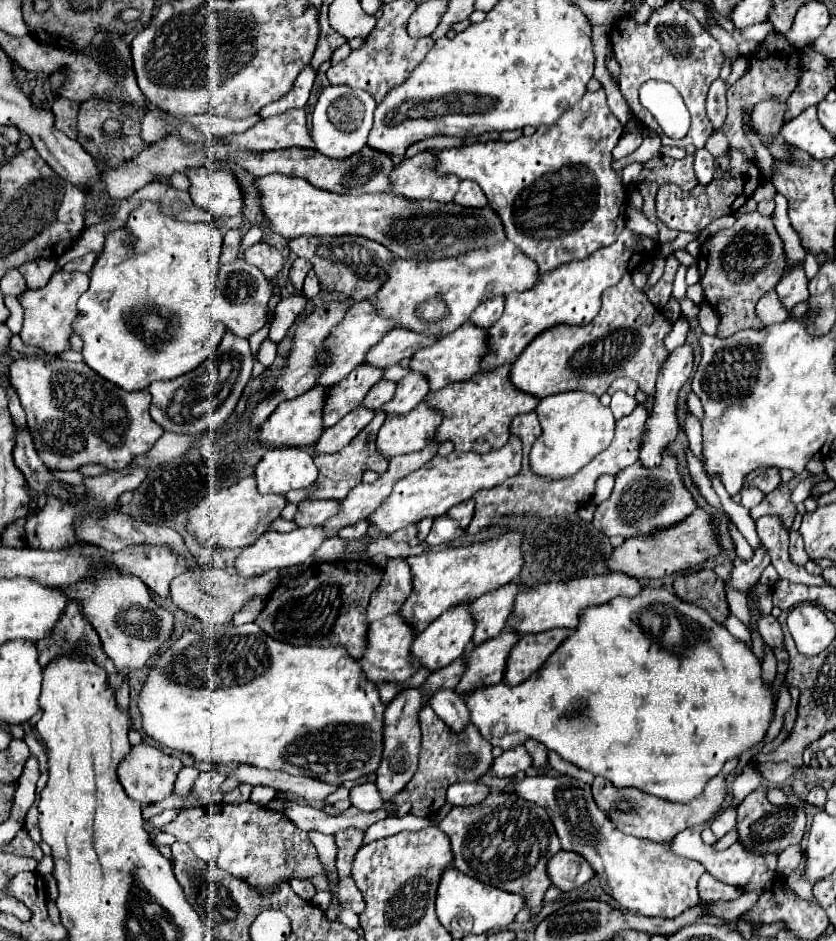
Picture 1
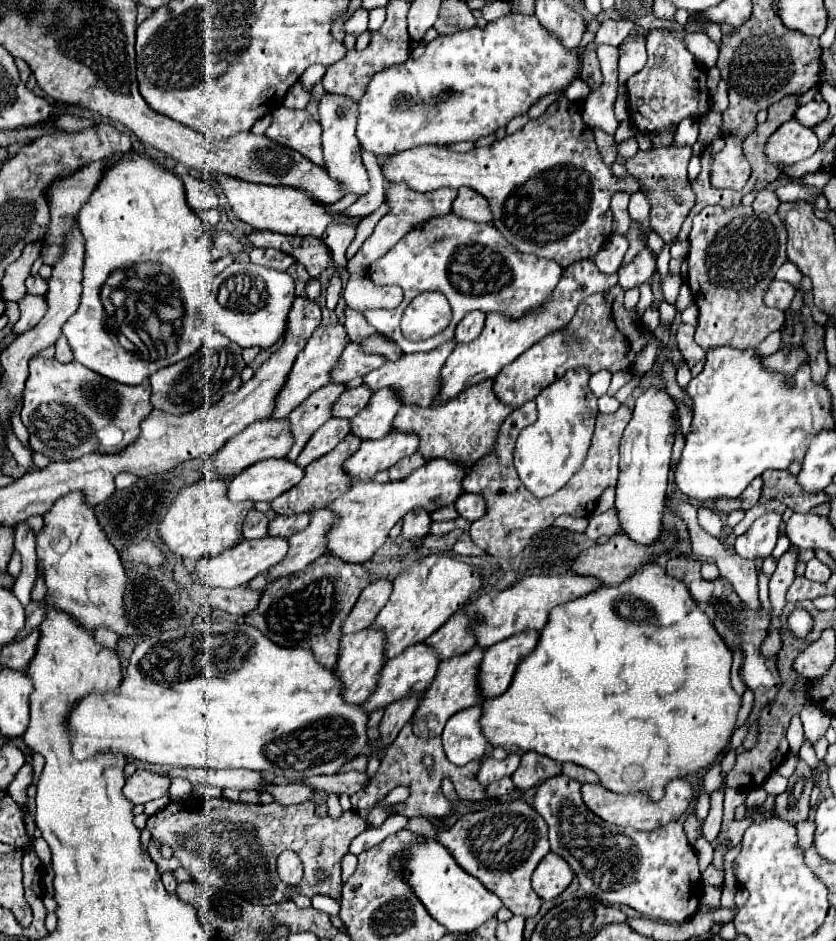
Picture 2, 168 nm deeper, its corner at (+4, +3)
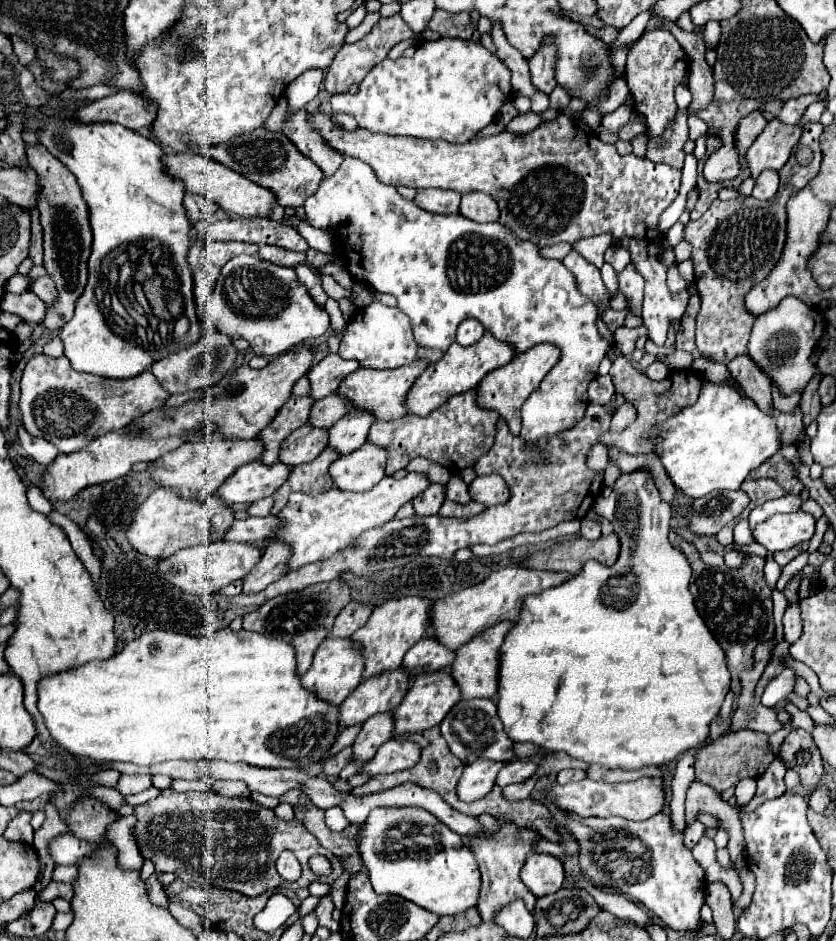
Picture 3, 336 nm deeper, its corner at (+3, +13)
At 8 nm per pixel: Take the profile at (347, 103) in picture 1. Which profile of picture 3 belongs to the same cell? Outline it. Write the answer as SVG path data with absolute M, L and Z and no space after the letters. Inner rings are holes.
M345 156L337 174L319 184L317 192L305 200L303 210L307 224L325 230L337 246L341 244L341 254L347 260L345 268L353 280L367 282L373 290L393 294L399 300L397 306L411 318L417 344L445 352L449 344L455 342L457 326L467 318L475 318L497 340L511 344L515 355L540 343L555 344L561 350L561 358L551 374L543 378L539 390L533 392L521 408L521 438L537 442L539 438L573 428L583 418L587 386L597 376L599 362L609 350L609 342L599 336L599 310L595 302L579 292L575 276L559 260L539 256L535 244L517 240L517 236L499 222L477 224L461 214L445 216L423 210L415 202L399 196L397 188L381 184L369 164L351 156Z

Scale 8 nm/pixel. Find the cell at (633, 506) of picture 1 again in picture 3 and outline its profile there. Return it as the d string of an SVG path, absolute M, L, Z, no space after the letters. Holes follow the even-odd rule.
M589 518L581 520L581 536L587 540L597 540L601 536L601 524Z

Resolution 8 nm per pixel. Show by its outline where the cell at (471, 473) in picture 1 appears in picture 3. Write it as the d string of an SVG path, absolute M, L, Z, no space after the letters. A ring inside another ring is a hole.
M409 472L403 480L395 480L385 476L377 486L373 486L367 492L341 492L337 488L331 488L329 492L311 496L293 492L289 496L287 506L281 510L281 532L273 536L273 540L285 542L293 554L287 560L287 572L301 568L311 562L327 560L341 552L345 546L353 544L365 530L381 526L395 518L397 510L413 500L417 494L421 494L429 486L429 480L425 474Z

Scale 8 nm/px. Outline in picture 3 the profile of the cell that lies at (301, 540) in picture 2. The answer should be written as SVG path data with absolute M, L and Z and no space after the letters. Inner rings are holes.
M271 542L263 550L261 560L255 564L249 576L243 578L243 594L257 594L265 590L271 582L279 580L287 572L289 554L291 554L291 548L287 548L287 544Z

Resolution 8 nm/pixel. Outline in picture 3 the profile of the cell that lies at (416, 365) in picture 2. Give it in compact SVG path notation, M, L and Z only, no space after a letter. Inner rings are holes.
M417 360L409 366L401 366L395 370L371 370L371 368L359 368L345 376L341 386L337 388L339 396L351 402L357 410L367 410L375 416L375 420L397 420L405 416L405 396L417 376L427 368L425 360Z

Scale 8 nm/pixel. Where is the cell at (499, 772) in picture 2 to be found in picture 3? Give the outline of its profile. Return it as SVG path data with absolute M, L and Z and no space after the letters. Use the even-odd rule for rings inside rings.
M475 760L473 764L467 764L457 784L457 796L463 802L475 802L485 798L495 784L499 768L503 768L503 764L491 760Z

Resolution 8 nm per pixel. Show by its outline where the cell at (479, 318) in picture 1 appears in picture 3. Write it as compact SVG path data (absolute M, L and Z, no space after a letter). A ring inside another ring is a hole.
M467 318L459 324L457 328L457 342L461 346L471 346L475 342L479 342L479 338L485 334L483 326L479 324L479 320L473 320L473 318Z

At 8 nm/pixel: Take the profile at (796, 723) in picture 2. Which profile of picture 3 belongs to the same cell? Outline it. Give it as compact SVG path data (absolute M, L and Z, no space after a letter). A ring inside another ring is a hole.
M773 640L759 644L755 648L755 656L753 656L755 658L753 668L741 672L741 676L739 676L741 692L739 692L737 706L735 706L733 716L731 716L729 732L741 730L741 728L751 728L751 730L757 730L757 732L773 734L779 728L783 728L777 722L775 711L772 708L763 706L759 700L755 700L755 686L757 686L757 682L759 682L765 666L767 666L771 646L773 646Z

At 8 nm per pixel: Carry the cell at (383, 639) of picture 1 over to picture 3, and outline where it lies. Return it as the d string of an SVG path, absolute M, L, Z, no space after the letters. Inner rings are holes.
M327 638L317 648L309 672L301 676L301 684L305 690L313 692L315 696L321 696L321 700L339 706L361 684L361 674L363 674L363 656L359 648L349 638L343 640Z

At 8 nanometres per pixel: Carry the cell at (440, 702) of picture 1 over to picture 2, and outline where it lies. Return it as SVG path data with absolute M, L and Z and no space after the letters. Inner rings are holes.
M480 706L456 712L448 718L442 732L442 744L452 764L464 766L470 760L480 760L488 752L488 740L480 732Z

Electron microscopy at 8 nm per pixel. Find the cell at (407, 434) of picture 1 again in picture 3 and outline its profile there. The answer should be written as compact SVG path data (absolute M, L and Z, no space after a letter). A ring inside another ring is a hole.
M363 444L349 456L337 458L329 466L335 488L347 492L371 490L385 476L387 452L373 444Z

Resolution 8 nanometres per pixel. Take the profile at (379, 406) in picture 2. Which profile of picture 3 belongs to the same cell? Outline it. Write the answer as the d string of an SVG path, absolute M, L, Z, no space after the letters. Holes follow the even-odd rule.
M347 412L335 426L329 428L329 448L333 448L339 456L347 456L365 444L369 434L369 426L373 424L373 416L369 412Z

